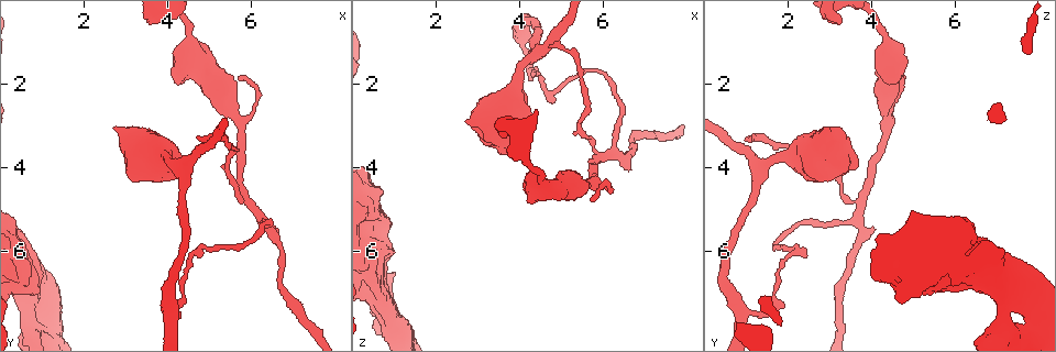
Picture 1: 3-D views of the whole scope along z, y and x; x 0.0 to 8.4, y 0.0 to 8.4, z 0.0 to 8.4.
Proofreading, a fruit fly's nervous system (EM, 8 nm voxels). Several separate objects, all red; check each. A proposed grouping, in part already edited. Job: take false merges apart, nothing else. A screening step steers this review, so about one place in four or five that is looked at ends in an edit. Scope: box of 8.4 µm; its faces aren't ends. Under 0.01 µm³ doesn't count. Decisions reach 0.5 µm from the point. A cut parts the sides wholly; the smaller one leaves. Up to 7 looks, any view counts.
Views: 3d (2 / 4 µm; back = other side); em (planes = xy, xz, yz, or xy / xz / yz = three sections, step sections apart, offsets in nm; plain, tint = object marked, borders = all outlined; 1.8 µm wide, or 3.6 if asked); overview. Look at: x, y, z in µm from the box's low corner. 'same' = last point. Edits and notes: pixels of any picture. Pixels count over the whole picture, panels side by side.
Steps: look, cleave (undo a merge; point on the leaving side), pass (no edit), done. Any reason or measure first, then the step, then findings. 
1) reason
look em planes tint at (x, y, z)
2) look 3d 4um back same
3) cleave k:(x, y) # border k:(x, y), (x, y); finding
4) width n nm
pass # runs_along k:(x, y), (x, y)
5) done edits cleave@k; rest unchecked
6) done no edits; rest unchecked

sudden change in width
look em 3.6um xy step 16 borders at (4.50, 0.60, 4.15)

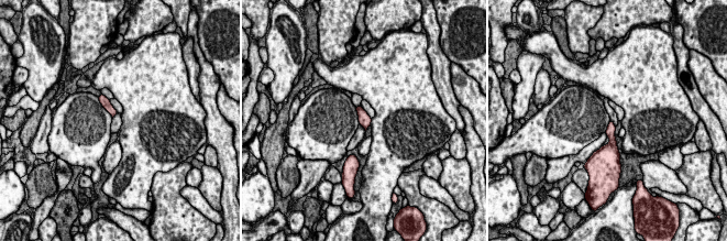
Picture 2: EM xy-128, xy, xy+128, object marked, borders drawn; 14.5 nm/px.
pass # one cell here

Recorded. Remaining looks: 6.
calibre changes
look 3d 4um at (5.85, 4.85, 3.65)

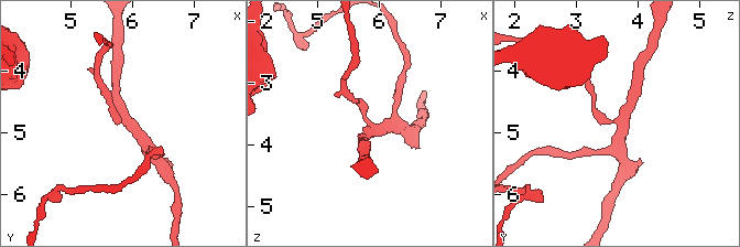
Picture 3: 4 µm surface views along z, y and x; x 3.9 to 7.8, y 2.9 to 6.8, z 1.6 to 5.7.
arms 3; now the EM
look em planes tint at (5.90, 4.85, 3.65)

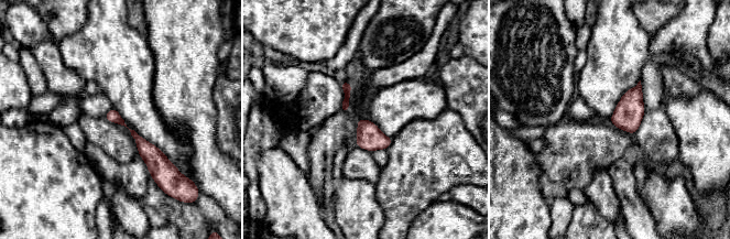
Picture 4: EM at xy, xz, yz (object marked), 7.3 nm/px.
pass # one cell here

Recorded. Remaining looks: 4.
sharp bend
look em yz step 4 plain at (0.70, 7.55, 7.20)

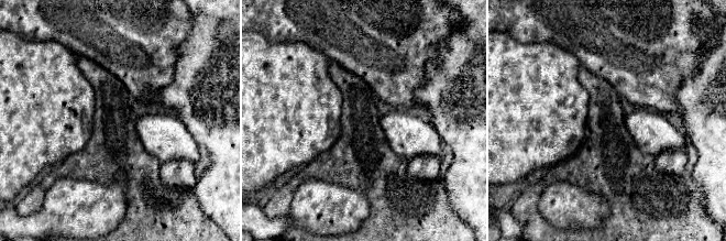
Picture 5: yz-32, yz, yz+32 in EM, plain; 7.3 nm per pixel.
where the object lies
look em yz step 4 tint same

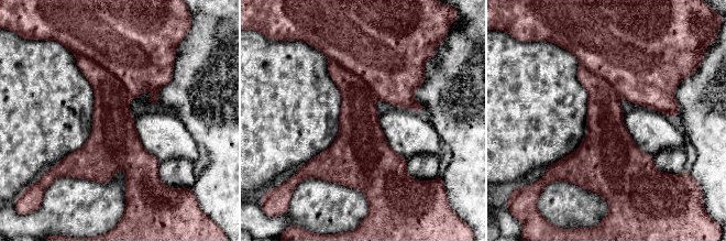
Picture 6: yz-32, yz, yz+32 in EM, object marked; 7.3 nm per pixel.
cleave 6:(111, 103) # border 6:(78, 53), (110, 70), (131, 97); two cells meet here

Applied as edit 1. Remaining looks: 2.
done edits cleave@6; rest unchecked

